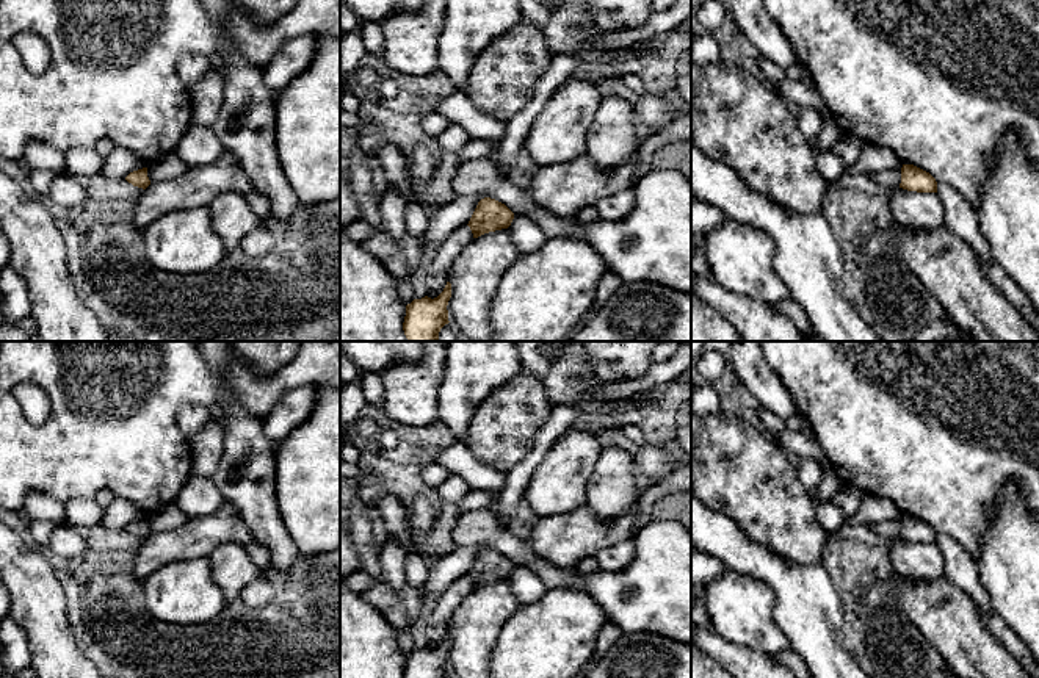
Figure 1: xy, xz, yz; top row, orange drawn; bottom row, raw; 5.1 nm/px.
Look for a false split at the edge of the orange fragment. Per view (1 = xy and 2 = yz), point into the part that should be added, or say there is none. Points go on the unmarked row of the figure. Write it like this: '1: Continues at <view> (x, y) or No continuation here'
1: No continuation here
2: No continuation here

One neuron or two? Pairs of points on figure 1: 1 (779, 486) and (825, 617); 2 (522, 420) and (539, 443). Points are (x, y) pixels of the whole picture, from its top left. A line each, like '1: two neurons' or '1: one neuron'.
1: two neurons
2: two neurons

